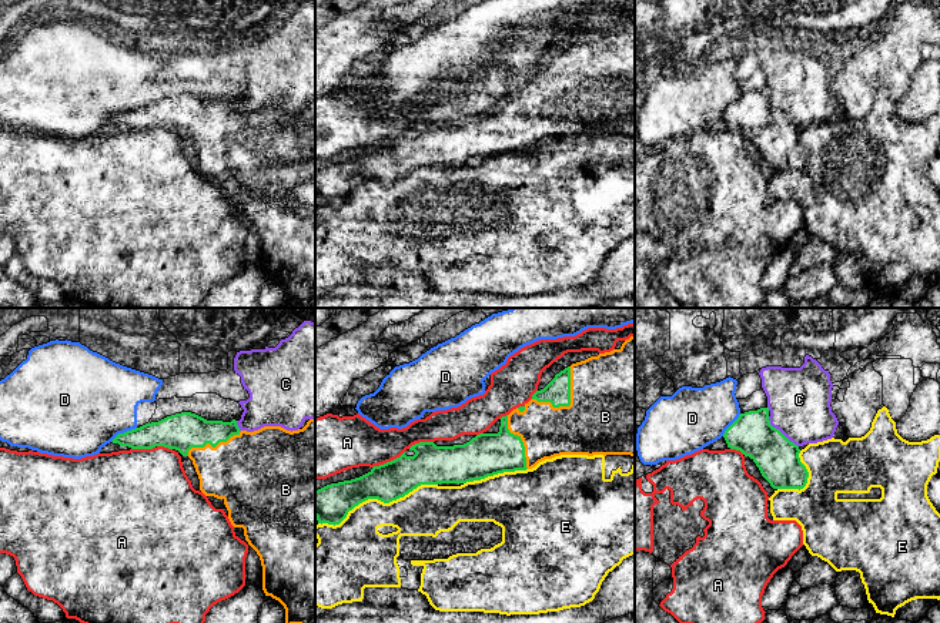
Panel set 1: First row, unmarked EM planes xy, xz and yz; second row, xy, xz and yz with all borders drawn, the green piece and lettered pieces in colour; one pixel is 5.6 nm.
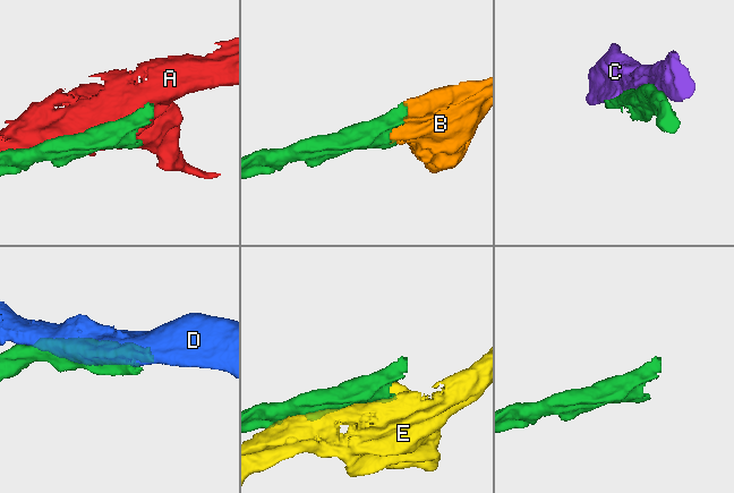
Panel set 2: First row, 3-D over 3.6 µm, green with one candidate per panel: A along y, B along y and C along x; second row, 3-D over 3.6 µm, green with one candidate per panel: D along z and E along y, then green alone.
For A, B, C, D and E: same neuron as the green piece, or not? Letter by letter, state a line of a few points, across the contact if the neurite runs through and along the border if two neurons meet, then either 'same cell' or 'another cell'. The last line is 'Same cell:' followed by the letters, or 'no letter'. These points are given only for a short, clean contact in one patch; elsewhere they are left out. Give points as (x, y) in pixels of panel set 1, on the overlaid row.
A: another cell
B: same cell
C: another cell
D: another cell
E: another cell
Same cell: B

